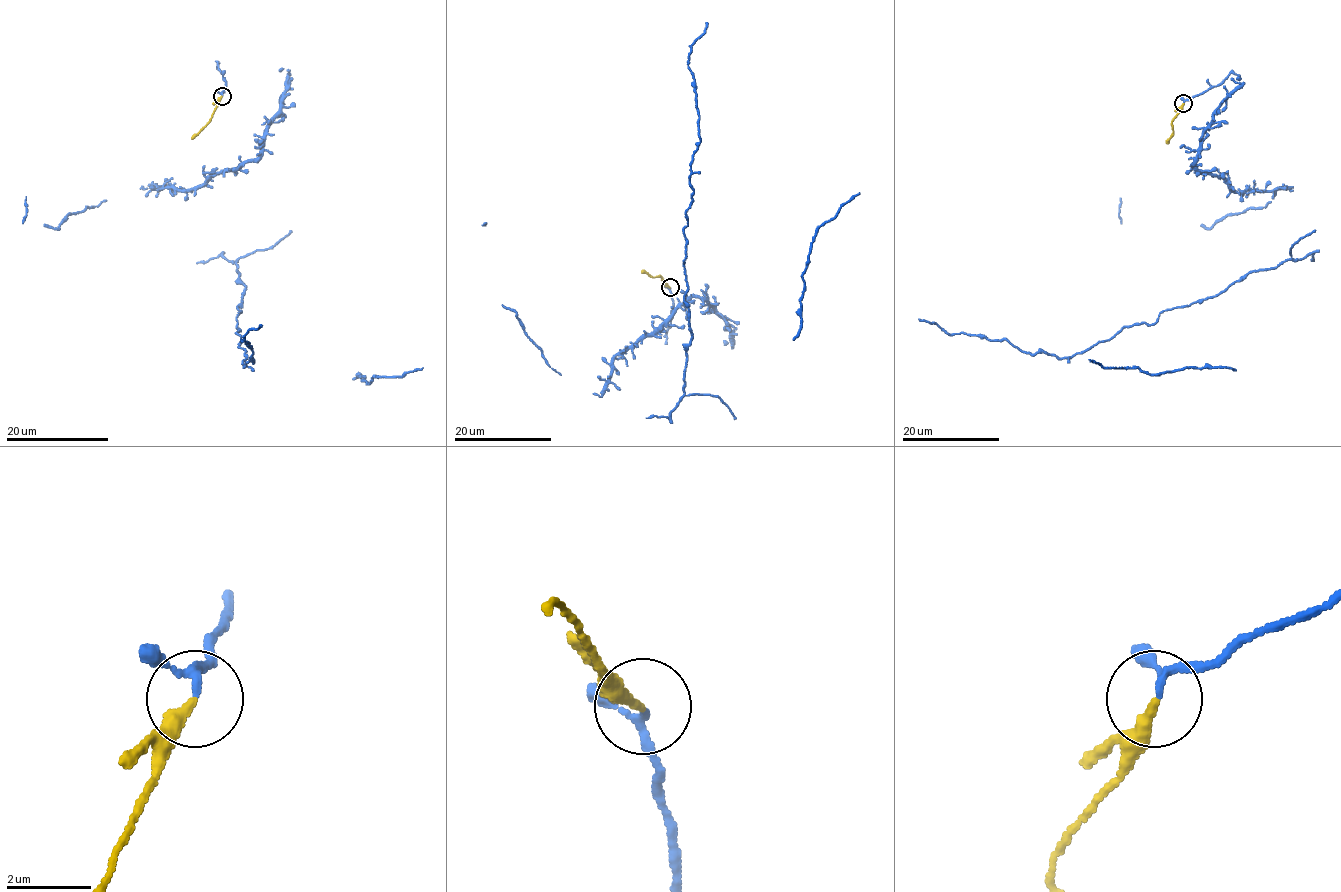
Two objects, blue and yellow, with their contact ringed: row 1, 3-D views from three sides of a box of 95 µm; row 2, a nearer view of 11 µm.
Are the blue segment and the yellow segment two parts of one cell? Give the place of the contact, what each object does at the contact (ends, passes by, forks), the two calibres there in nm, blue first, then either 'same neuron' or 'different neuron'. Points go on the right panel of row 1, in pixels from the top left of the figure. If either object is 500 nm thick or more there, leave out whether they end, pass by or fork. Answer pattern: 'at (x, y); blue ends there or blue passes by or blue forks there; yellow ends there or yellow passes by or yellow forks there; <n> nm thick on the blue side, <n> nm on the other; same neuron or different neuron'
at (1183, 103); blue passes by; yellow ends there; 130 nm thick on the blue side, 280 nm on the other; same neuron

